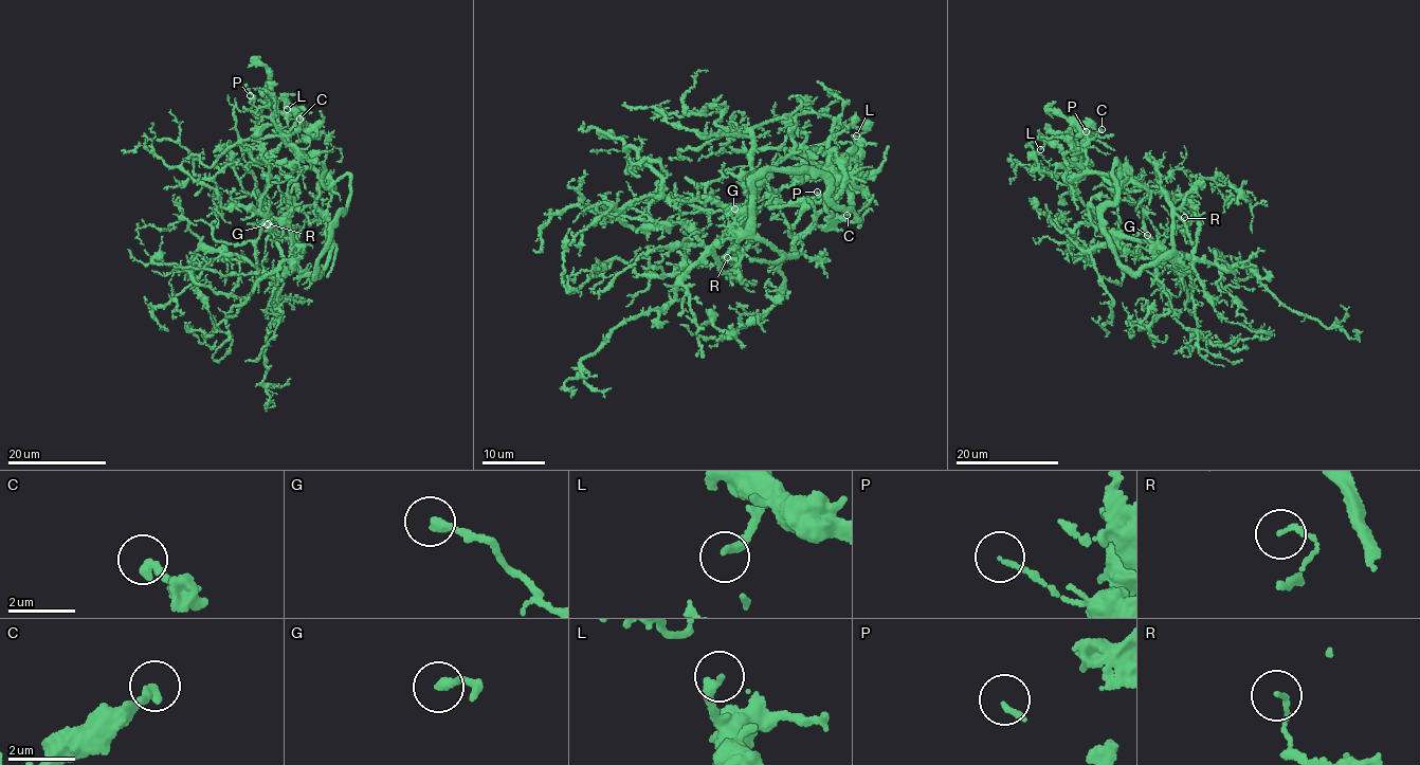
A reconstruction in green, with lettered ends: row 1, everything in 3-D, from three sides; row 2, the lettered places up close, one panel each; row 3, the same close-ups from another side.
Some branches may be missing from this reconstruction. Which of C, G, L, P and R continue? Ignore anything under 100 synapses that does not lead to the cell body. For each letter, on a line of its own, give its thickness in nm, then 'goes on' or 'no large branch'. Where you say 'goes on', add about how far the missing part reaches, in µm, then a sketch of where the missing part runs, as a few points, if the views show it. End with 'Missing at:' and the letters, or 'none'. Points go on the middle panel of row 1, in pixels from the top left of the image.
C: 280 nm | no large branch
G: 260 nm | no large branch
L: 220 nm | no large branch
P: 120 nm | no large branch
R: 130 nm | no large branch
Missing at: none

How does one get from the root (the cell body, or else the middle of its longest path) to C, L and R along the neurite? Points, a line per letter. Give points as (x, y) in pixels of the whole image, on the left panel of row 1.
C: (325, 268), (332, 225), (314, 205), (324, 169), (327, 137), (323, 132), (314, 135), (307, 133), (299, 119)
L: (325, 268), (332, 225), (314, 205), (316, 187), (325, 170), (290, 143), (295, 120), (287, 104), (287, 109)
R: (325, 268), (306, 273), (297, 266), (289, 239), (275, 235), (268, 223)

